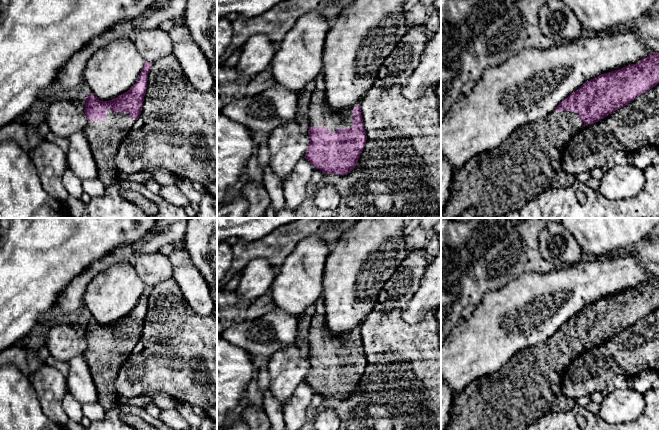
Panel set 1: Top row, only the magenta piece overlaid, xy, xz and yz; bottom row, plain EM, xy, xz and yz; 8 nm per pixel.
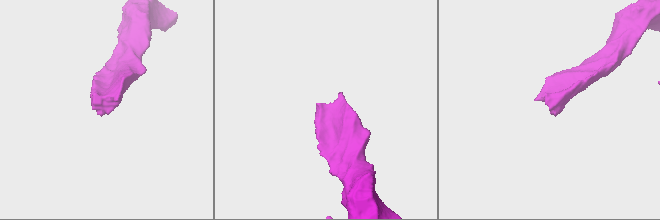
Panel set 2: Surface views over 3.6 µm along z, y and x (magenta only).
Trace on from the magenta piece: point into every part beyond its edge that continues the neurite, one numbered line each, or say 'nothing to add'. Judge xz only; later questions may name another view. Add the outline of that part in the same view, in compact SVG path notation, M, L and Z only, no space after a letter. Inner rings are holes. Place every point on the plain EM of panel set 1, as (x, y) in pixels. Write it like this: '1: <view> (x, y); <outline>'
1: xz (320, 339); M322 296L316 301L315 312L311 319L311 324L309 326L308 333L308 342L309 342L309 351L327 351L328 354L334 357L337 353L345 353L353 350L353 332L355 330L360 330L360 327L351 331L349 333L332 335L325 322L325 305Z

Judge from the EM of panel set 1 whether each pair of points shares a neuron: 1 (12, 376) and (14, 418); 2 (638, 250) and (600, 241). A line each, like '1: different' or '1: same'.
1: same
2: different

